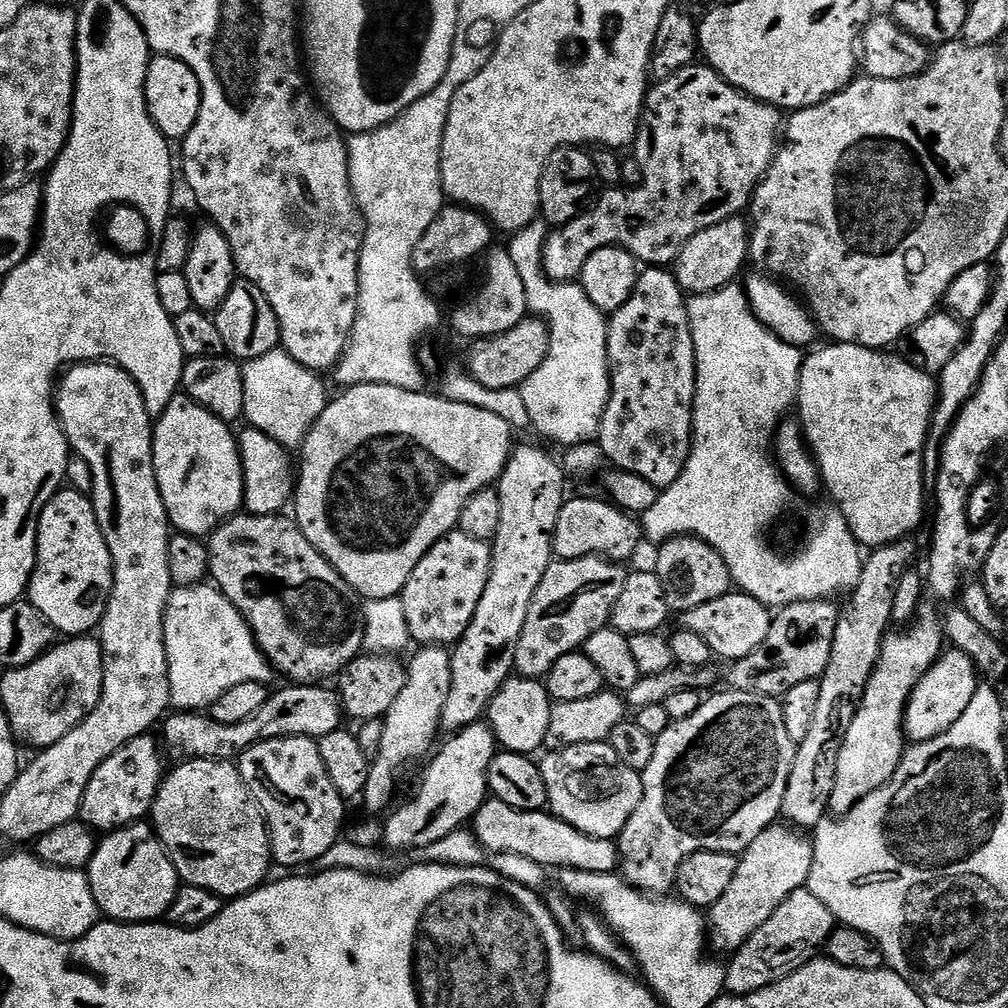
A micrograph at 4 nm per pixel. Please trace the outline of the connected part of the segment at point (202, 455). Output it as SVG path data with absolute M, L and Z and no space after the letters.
M177 394L168 400L166 410L155 421L154 435L152 437L152 461L154 462L154 470L156 471L156 481L160 487L162 494L162 502L166 506L166 514L168 515L168 523L176 532L185 532L188 536L207 537L216 531L226 520L231 520L245 507L244 503L244 464L240 460L240 446L237 437L232 436L232 432L227 423L219 420L210 410L206 410L203 406L192 400L187 394Z

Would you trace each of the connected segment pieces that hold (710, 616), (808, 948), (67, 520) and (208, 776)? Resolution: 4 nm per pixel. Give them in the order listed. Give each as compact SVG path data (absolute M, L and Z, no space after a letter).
M730 590L722 598L714 598L714 602L702 602L702 606L694 606L694 610L683 613L682 624L705 639L713 657L744 660L763 649L766 634L770 634L772 618L773 613L768 605L758 602L758 598L754 598L749 592Z
M807 887L800 888L750 938L739 948L731 953L726 964L726 988L733 995L745 996L750 992L757 992L779 982L780 977L788 975L790 970L795 970L802 964L808 963L817 955L816 952L827 945L834 927L832 911L815 894L808 891Z
M71 486L65 487L56 492L40 512L40 525L36 531L36 568L28 583L27 599L49 620L57 633L68 638L80 638L99 625L111 593L112 559L91 499Z
M188 758L183 762L185 764L178 765L173 772L171 769L160 784L152 804L150 823L168 849L168 855L184 884L193 884L225 898L245 896L269 879L268 867L274 864L268 821L260 811L260 805L252 799L252 793L245 786L235 763L199 758Z

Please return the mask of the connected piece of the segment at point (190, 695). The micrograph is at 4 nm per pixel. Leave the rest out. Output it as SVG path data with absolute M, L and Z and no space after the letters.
M208 582L195 584L189 588L173 587L172 597L168 599L166 614L164 615L164 641L166 642L166 658L168 659L170 698L172 699L171 707L176 710L211 709L212 704L214 702L218 702L218 698L222 698L222 694L226 694L226 690L230 690L233 686L239 686L241 682L258 682L259 684L268 684L269 681L271 681L271 676L274 676L274 669L272 665L269 664L268 659L264 657L264 653L260 651L256 638L252 635L252 628L248 625L247 621L244 620L243 614L226 599L219 588Z

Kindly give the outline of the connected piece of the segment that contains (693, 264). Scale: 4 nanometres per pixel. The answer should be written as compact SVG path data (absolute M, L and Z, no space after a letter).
M743 215L731 216L706 230L698 230L674 261L674 275L678 286L686 294L710 294L722 286L733 283L736 275L747 265L750 260L750 245L752 233L750 224Z

